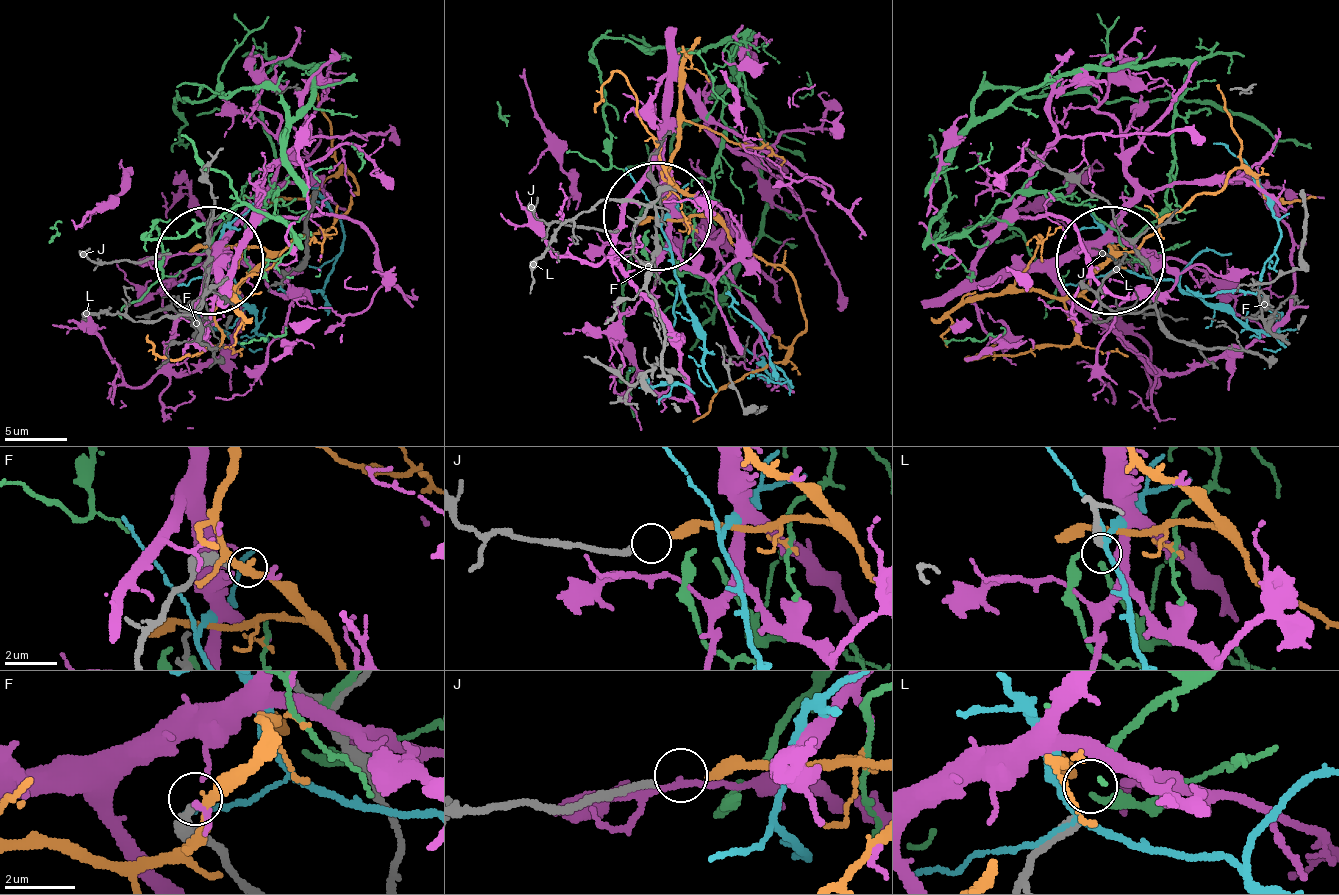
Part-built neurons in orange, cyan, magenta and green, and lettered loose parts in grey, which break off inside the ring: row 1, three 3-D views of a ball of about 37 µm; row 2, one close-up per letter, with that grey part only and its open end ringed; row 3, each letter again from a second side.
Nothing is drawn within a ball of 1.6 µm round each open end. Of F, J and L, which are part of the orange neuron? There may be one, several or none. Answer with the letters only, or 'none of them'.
J

